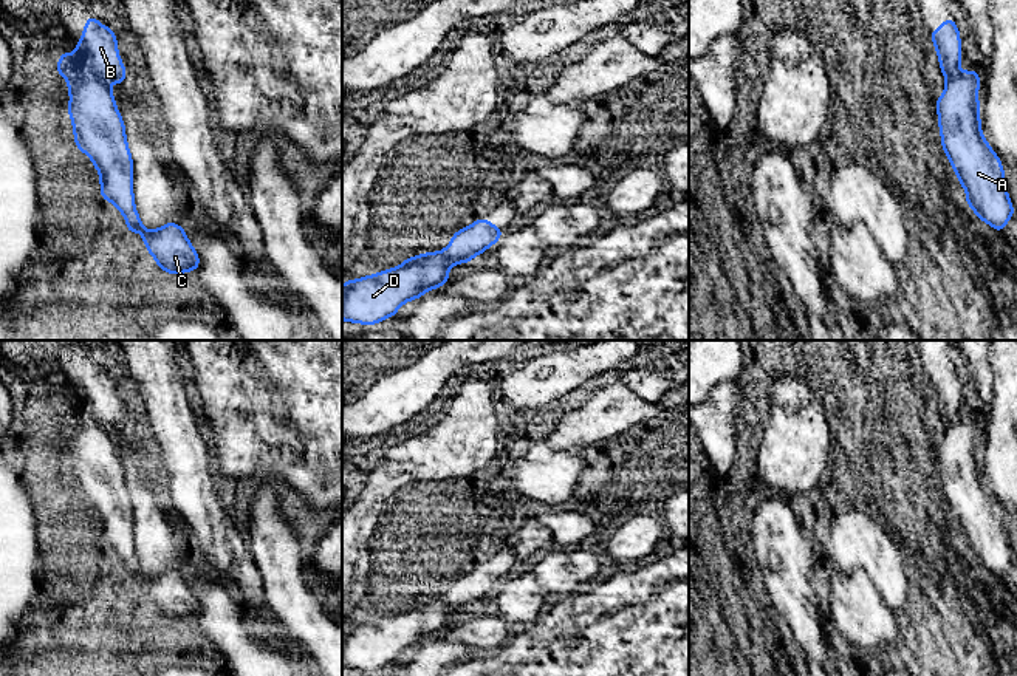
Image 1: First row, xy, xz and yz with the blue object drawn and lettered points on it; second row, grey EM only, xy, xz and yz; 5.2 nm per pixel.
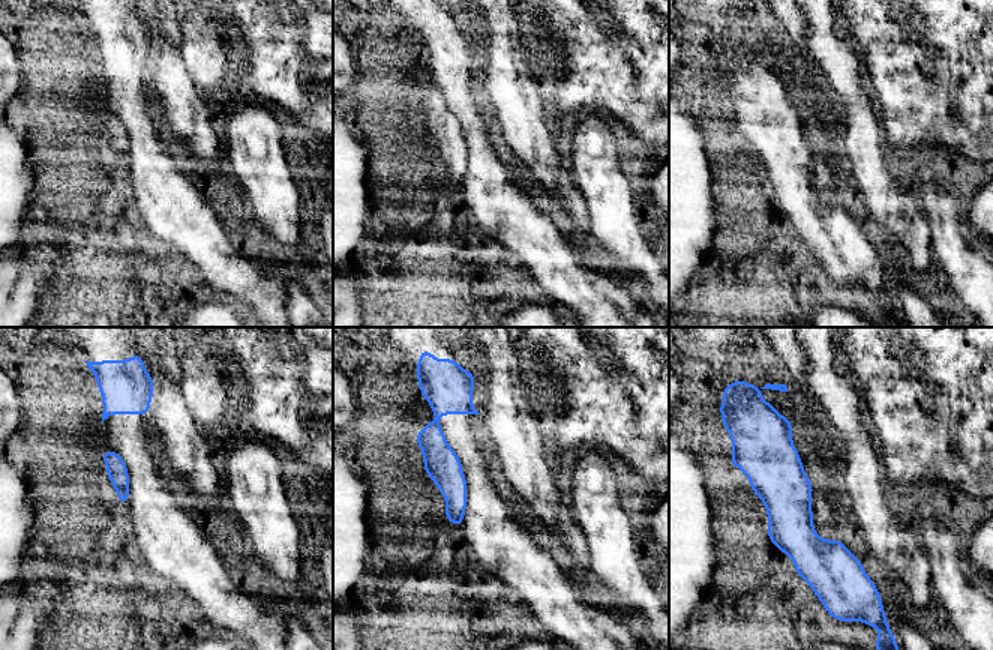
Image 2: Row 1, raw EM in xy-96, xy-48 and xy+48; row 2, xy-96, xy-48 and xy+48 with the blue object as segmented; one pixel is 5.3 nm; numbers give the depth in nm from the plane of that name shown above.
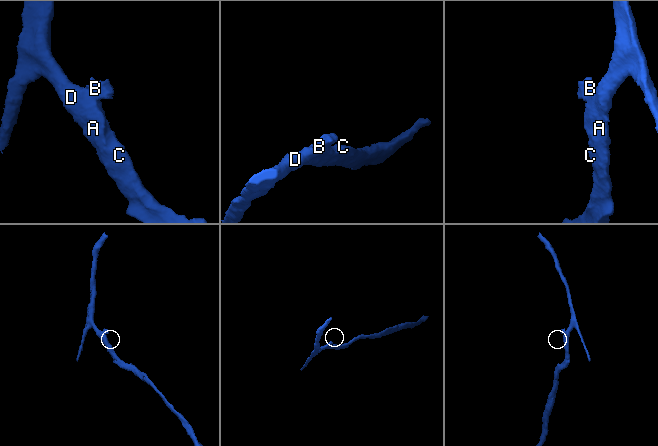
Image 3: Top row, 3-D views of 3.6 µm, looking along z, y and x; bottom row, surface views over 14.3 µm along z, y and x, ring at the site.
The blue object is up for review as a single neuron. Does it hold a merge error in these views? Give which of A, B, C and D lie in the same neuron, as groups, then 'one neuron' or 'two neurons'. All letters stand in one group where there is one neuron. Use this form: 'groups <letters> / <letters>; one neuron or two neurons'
groups A C D / B; two neurons

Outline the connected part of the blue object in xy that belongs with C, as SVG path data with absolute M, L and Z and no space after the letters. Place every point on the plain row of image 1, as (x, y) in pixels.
M67 398L59 401L56 421L67 425L70 441L67 459L71 464L74 490L98 517L101 543L119 555L127 569L128 582L138 579L142 583L146 596L164 619L176 622L197 617L200 614L198 599L178 569L170 568L153 577L146 575L141 569L135 552L133 504L127 490L125 470L108 430L99 425L77 401L68 401Z

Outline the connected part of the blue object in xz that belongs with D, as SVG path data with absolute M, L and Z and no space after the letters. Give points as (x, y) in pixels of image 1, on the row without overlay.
M441 597L404 605L401 613L342 631L342 667L361 671L376 671L395 664L398 656L426 639L449 628L454 613Z

